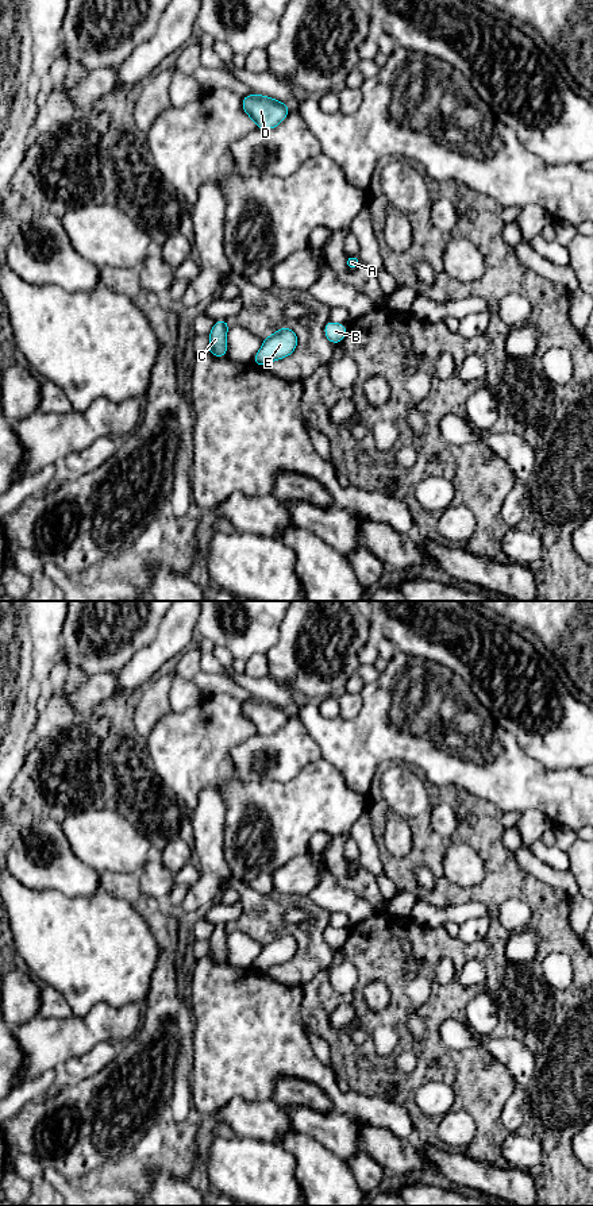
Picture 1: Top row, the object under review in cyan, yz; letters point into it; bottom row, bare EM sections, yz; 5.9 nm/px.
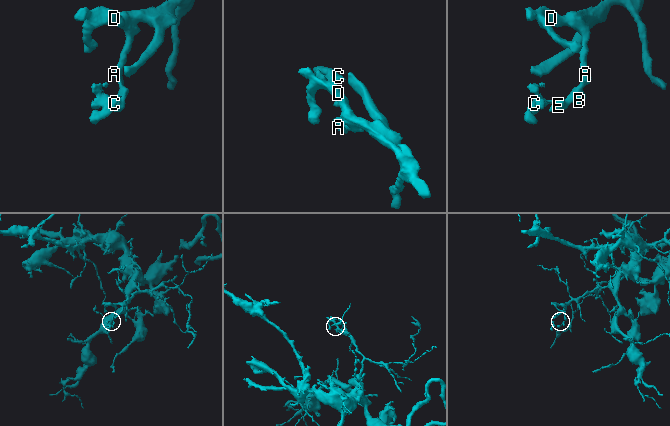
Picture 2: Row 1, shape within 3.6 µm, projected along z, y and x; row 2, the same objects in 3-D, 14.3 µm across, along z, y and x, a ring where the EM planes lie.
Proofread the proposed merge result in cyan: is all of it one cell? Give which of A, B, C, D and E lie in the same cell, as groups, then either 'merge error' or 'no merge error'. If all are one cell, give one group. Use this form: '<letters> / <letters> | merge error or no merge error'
A B D E / C | merge error

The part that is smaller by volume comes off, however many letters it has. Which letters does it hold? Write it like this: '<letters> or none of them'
C

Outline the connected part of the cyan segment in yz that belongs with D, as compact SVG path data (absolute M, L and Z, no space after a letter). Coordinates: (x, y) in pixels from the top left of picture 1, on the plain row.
M262 700L242 702L243 717L247 718L259 735L277 732L289 718L289 710Z

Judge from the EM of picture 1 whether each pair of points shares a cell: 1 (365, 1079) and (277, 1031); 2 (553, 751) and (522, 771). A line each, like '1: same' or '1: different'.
1: different
2: different

